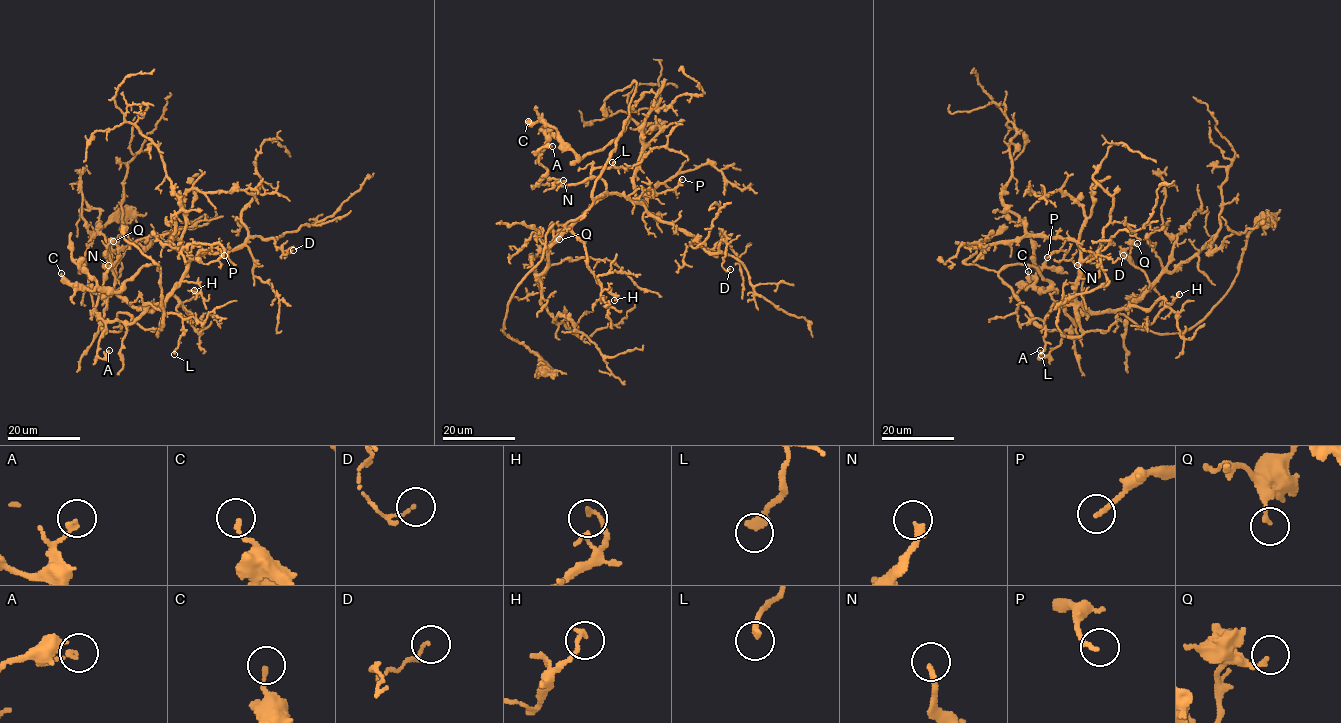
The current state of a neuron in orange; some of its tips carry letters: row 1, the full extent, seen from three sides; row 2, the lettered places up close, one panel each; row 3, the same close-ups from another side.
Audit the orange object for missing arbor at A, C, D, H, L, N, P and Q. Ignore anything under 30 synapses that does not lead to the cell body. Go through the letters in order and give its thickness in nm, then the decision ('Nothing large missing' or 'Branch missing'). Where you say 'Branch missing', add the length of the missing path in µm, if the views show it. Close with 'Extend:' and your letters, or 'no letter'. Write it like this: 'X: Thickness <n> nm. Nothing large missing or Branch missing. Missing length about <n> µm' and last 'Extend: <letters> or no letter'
A: Thickness 140 nm. Nothing large missing
C: Thickness 160 nm. Nothing large missing
D: Thickness 100 nm. Nothing large missing
H: Thickness 180 nm. Nothing large missing
L: Thickness 280 nm. Nothing large missing
N: Thickness 220 nm. Nothing large missing
P: Thickness 160 nm. Nothing large missing
Q: Thickness 150 nm. Nothing large missing
Extend: no letter

